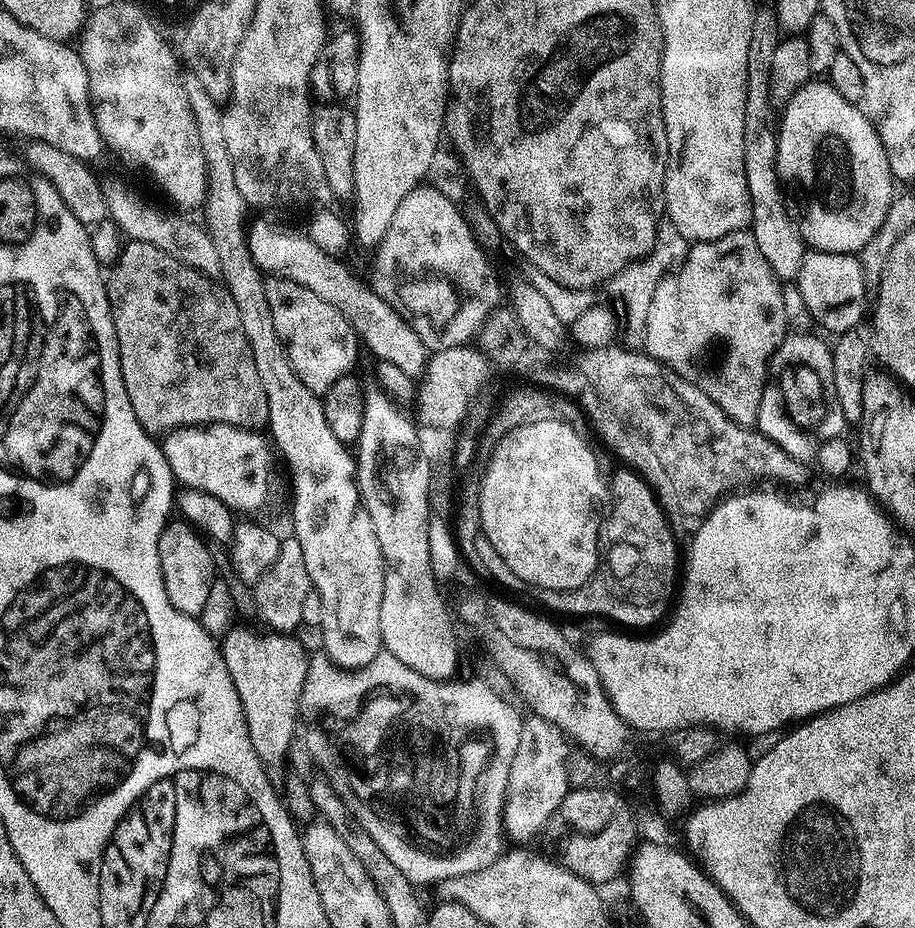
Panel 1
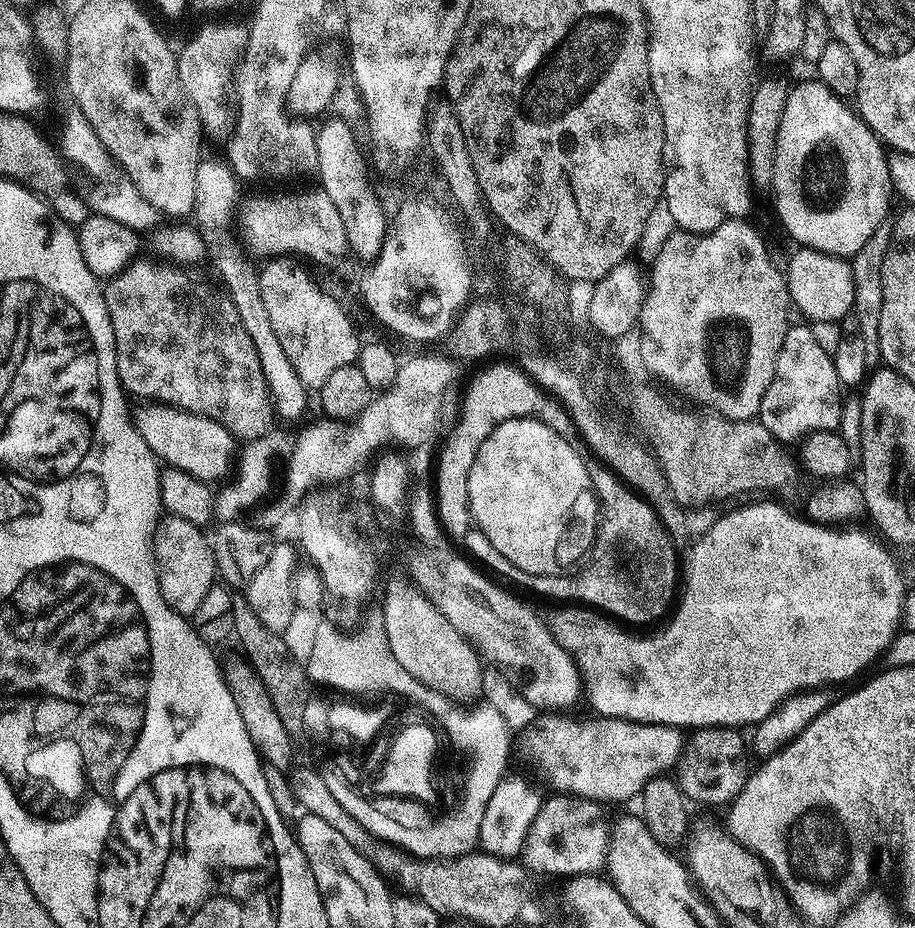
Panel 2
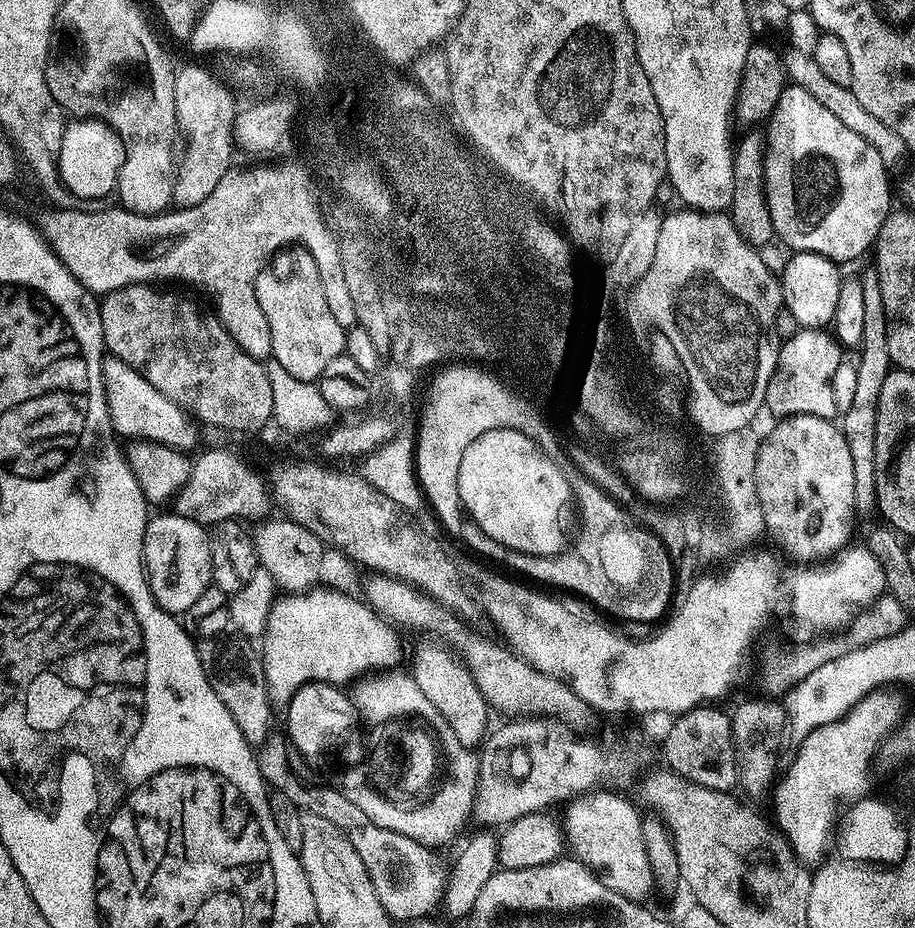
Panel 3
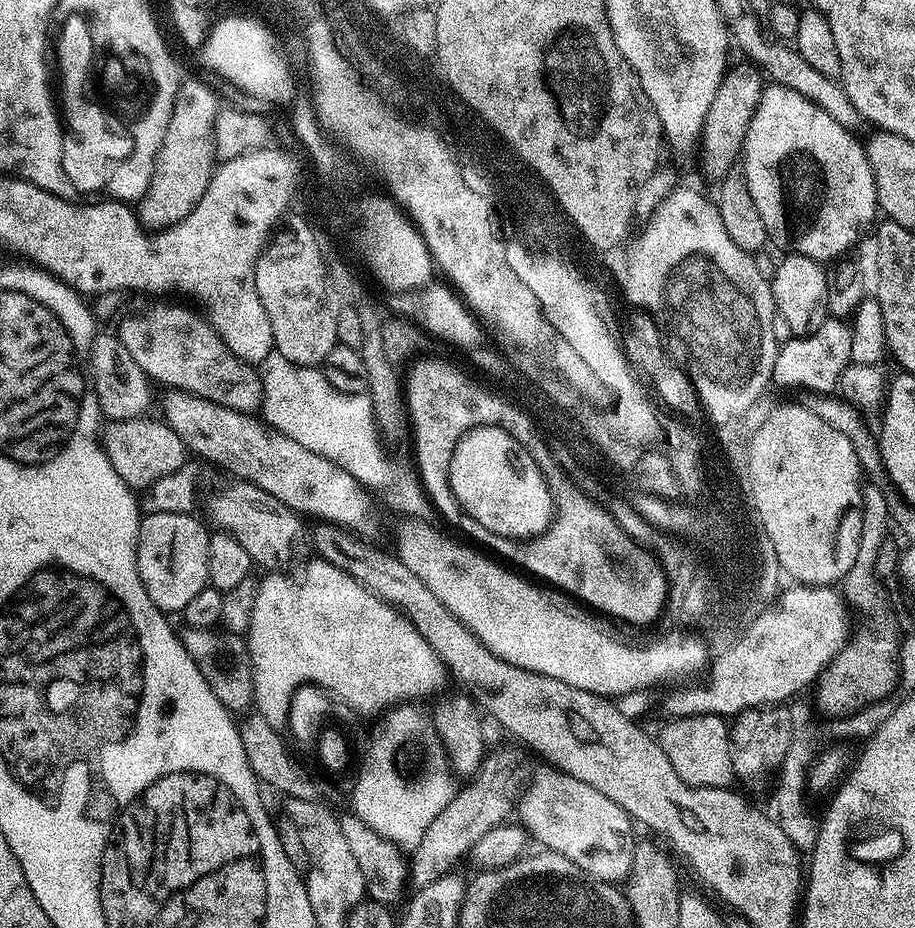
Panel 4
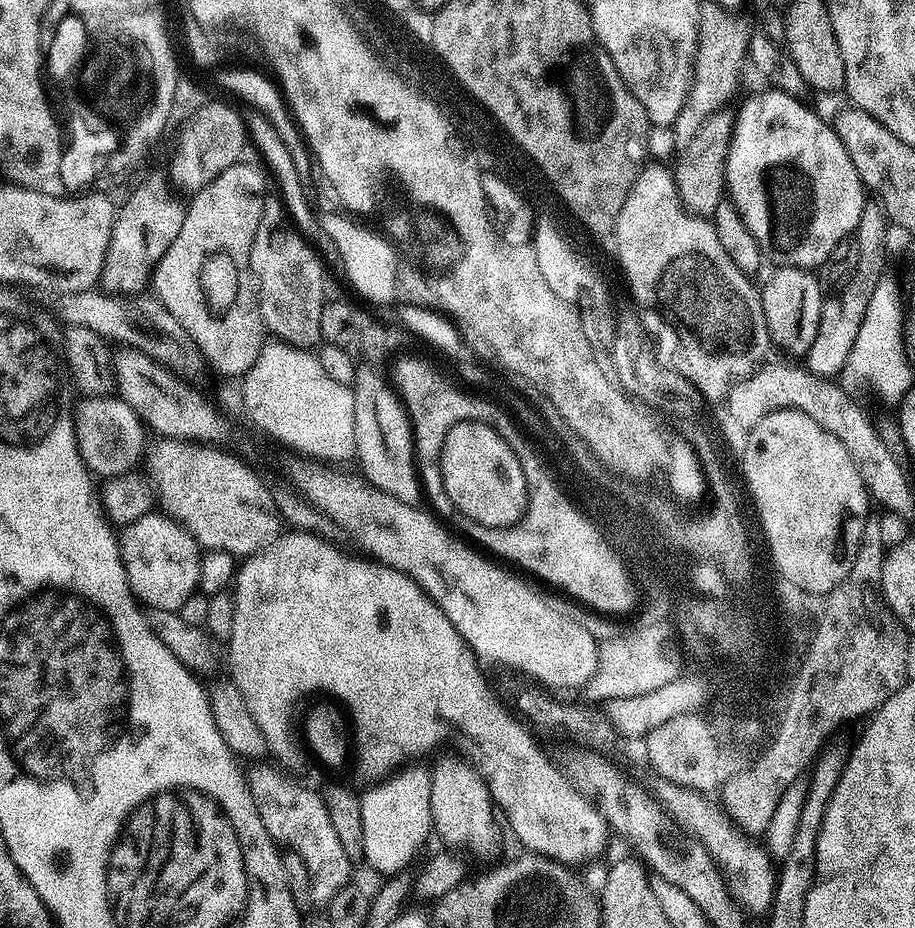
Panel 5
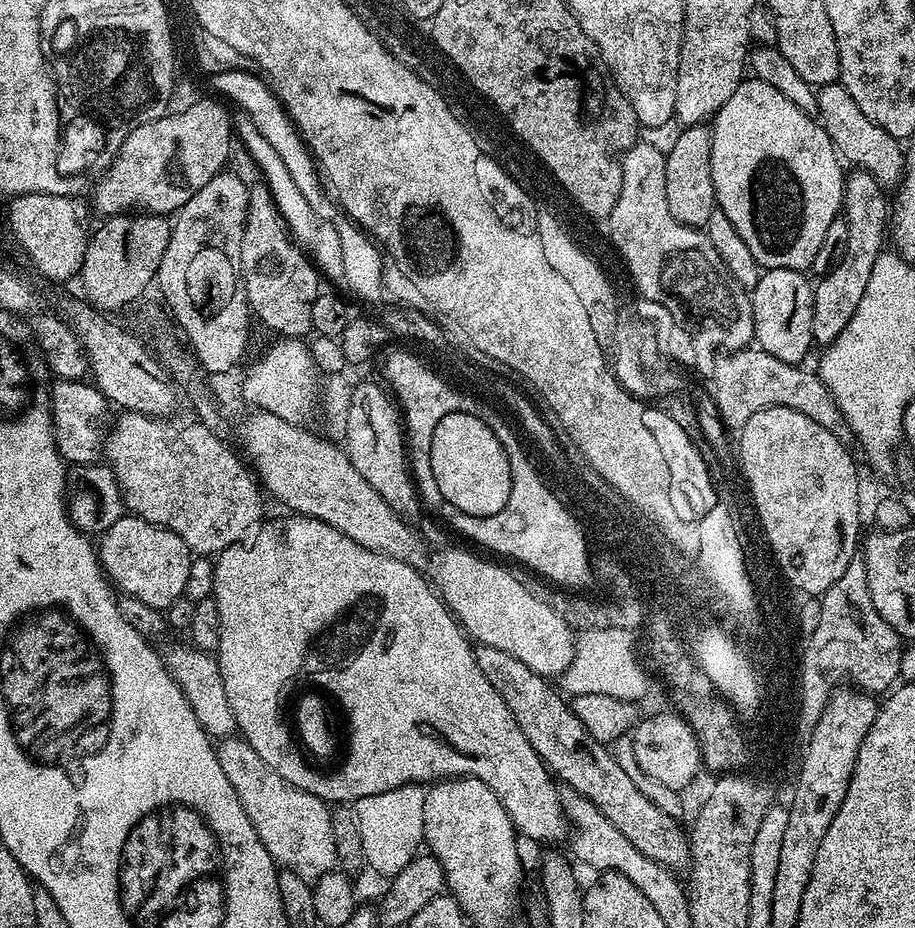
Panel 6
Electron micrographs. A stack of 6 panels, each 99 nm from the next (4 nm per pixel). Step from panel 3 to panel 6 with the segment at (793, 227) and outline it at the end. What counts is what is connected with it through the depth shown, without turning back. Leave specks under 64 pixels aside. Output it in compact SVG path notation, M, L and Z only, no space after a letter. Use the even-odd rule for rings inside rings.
M744 78L734 94L716 110L710 127L710 170L719 212L730 218L734 230L738 230L761 269L785 268L795 272L811 269L826 239L826 230L830 230L830 222L838 219L844 207L846 168L823 123L798 110L798 106L774 86L766 86L766 82L755 78Z

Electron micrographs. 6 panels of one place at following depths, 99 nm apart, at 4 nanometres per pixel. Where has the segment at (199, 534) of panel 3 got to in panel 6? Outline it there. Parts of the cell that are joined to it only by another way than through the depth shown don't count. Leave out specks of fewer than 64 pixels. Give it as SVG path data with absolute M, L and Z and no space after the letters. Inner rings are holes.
M125 514L99 537L98 555L107 579L125 596L133 596L138 602L161 610L184 596L186 580L190 576L190 553L182 538L169 528Z

